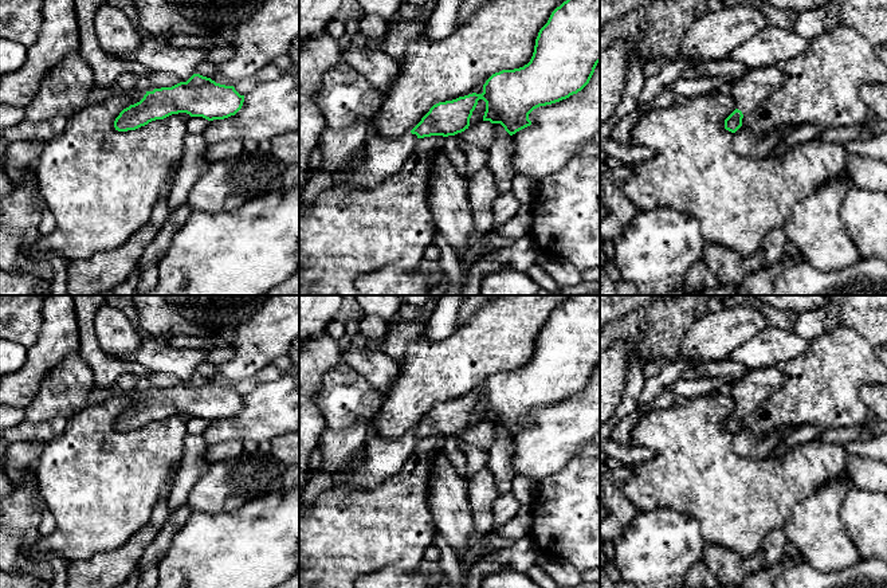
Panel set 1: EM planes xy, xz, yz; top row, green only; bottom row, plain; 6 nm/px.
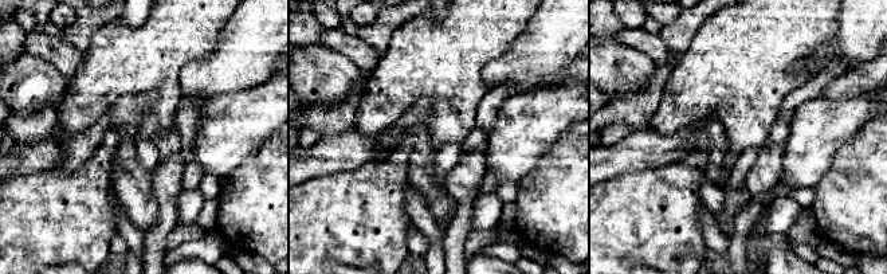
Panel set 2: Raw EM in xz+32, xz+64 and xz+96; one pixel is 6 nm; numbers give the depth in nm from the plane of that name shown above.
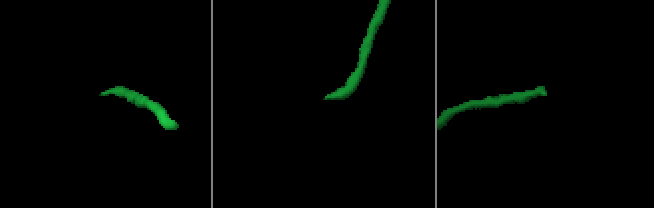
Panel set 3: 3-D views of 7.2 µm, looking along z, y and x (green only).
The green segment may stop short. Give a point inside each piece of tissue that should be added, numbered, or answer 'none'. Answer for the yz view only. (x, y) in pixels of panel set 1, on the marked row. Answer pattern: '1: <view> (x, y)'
1: yz (749, 91)

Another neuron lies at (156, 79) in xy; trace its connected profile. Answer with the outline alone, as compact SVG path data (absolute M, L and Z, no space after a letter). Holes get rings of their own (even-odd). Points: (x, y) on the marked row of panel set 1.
M152 71L142 81L142 83L145 83L152 89L172 87L180 82L181 79L177 75L172 72L162 72L162 71Z

